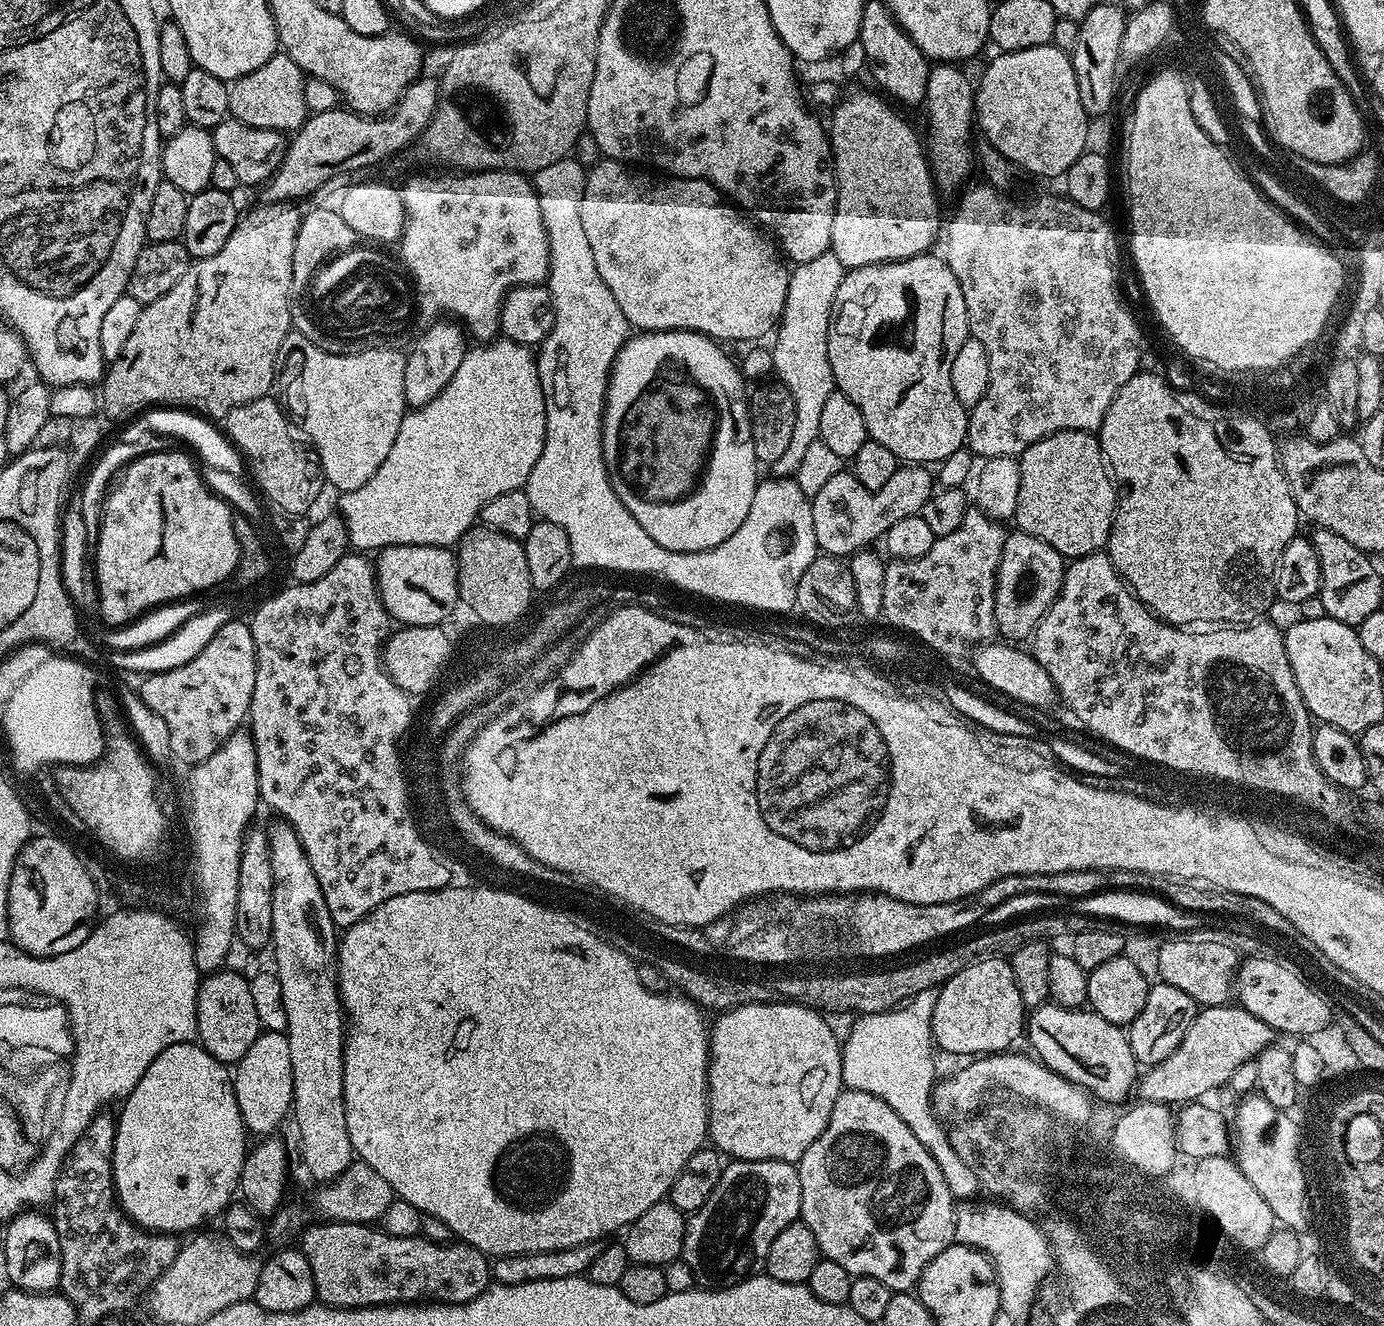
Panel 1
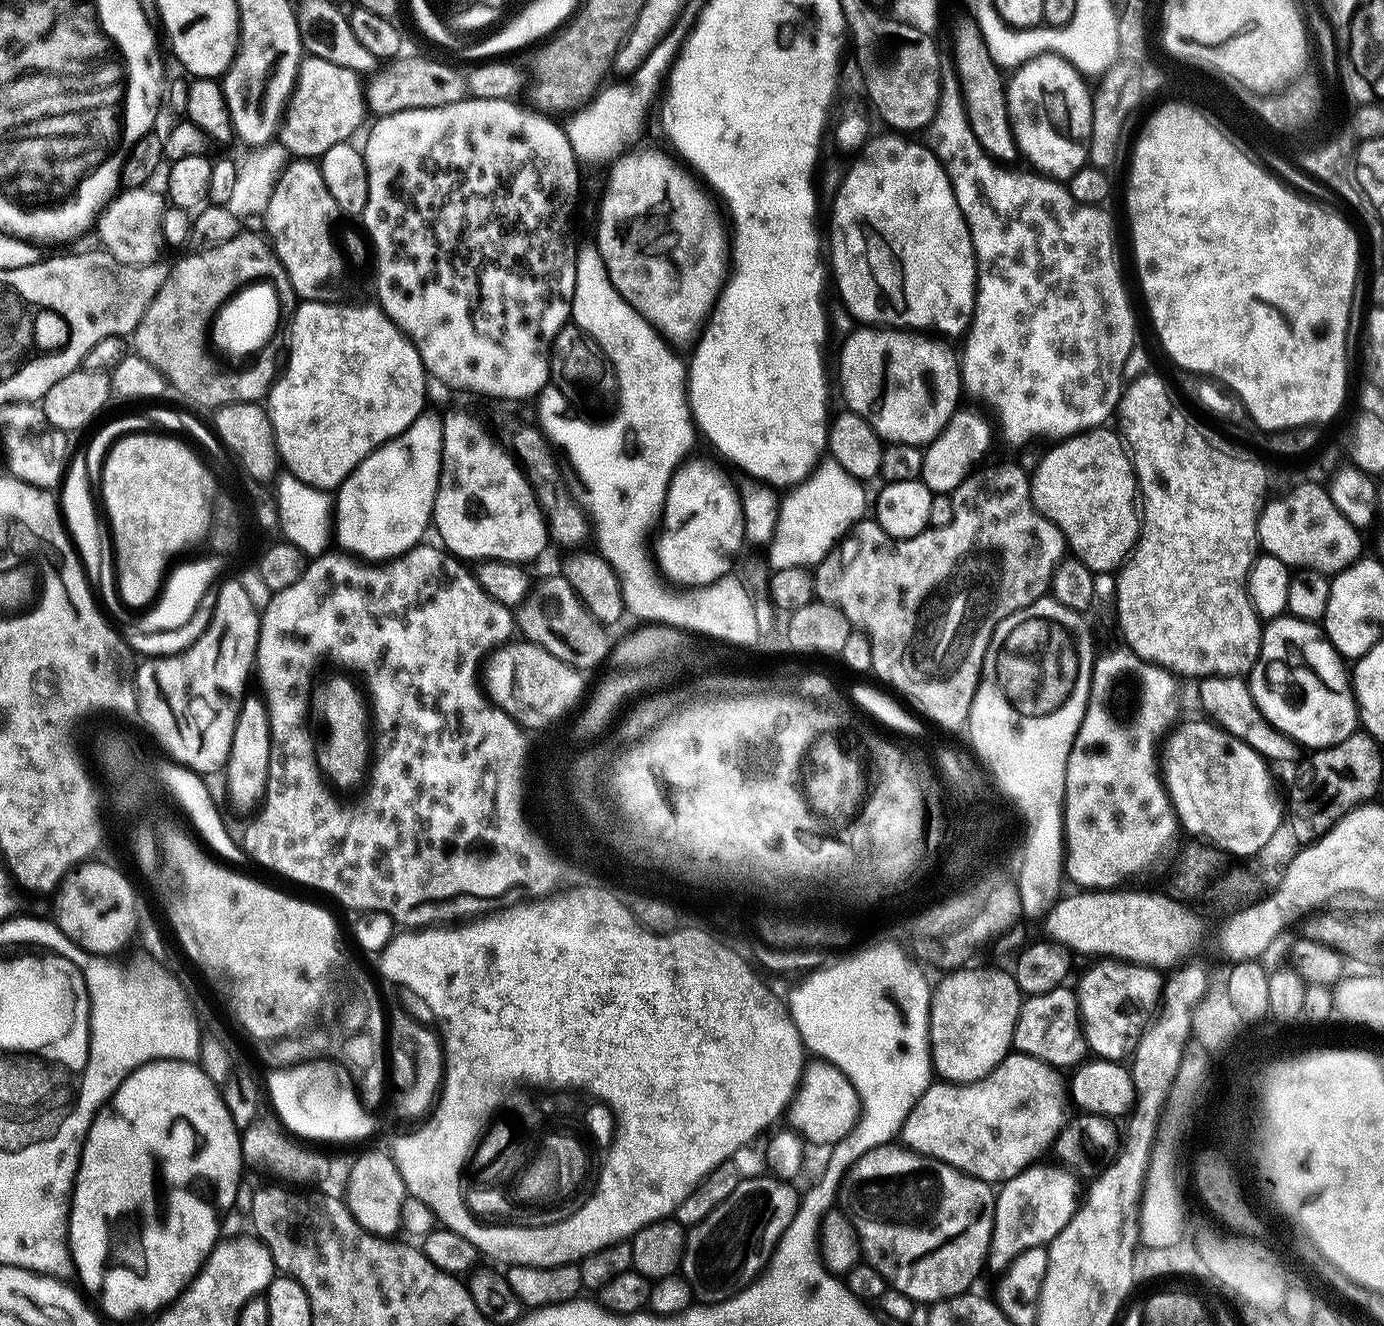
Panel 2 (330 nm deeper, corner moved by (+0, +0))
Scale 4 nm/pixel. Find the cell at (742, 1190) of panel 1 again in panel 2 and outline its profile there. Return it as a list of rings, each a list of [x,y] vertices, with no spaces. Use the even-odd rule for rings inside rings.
[[[771,1174],[752,1176],[741,1179],[738,1186],[734,1186],[734,1194],[718,1206],[702,1222],[691,1225],[684,1237],[684,1259],[682,1261],[682,1275],[692,1287],[693,1297],[704,1304],[717,1304],[734,1294],[741,1292],[745,1286],[751,1284],[765,1268],[772,1251],[778,1246],[782,1234],[786,1234],[786,1226],[790,1226],[794,1214],[800,1205],[798,1192],[787,1180],[778,1180]]]

